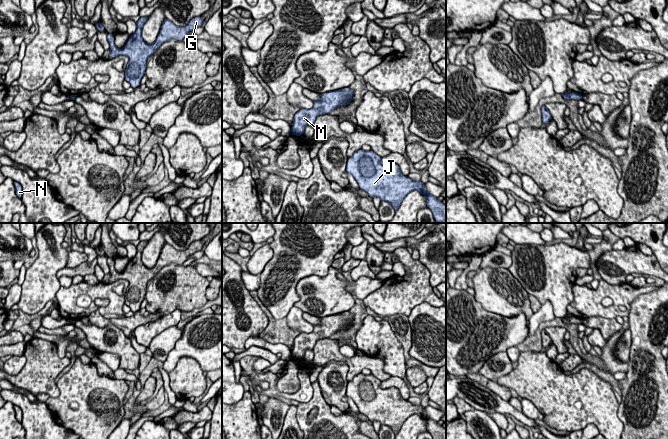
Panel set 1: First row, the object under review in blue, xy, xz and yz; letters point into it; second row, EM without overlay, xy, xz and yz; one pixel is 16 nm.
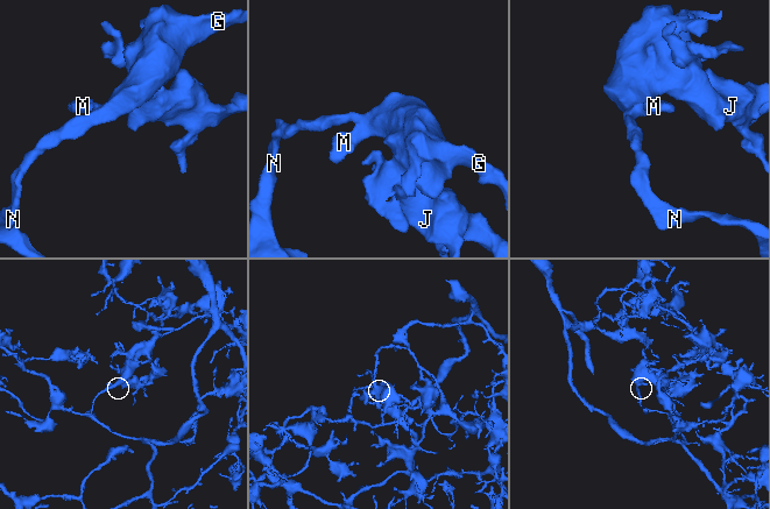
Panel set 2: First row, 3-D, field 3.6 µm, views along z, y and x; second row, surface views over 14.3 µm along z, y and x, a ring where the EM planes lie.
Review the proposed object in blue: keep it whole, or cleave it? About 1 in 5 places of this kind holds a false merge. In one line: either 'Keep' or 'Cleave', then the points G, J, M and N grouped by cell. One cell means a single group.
Keep. Groups: G J M N

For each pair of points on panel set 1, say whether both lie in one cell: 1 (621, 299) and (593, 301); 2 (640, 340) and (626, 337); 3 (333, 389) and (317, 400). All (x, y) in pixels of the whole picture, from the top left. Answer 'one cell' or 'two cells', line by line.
1: one cell
2: two cells
3: two cells

